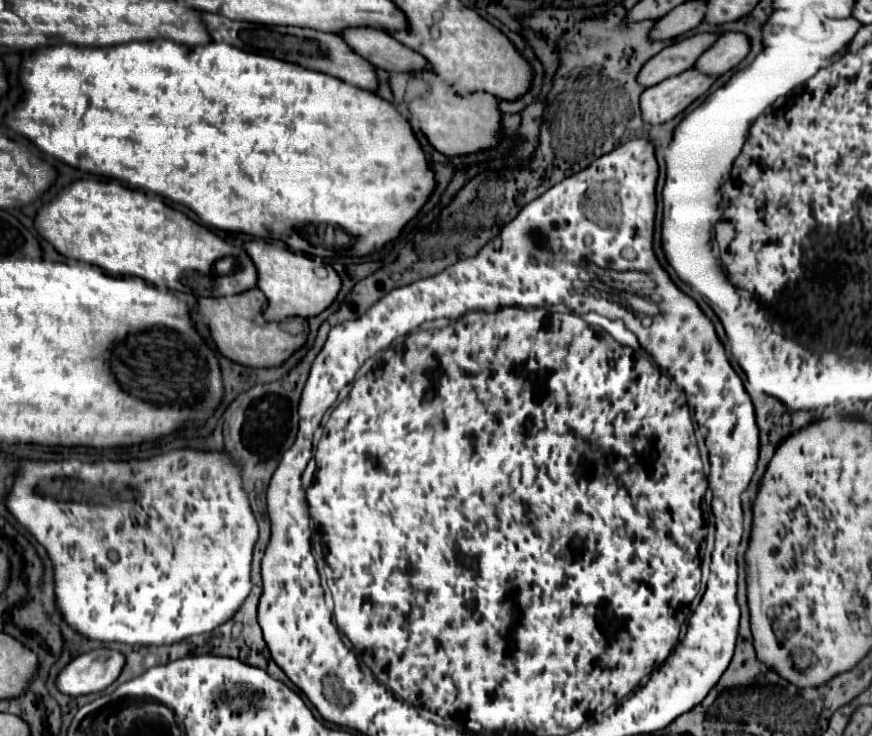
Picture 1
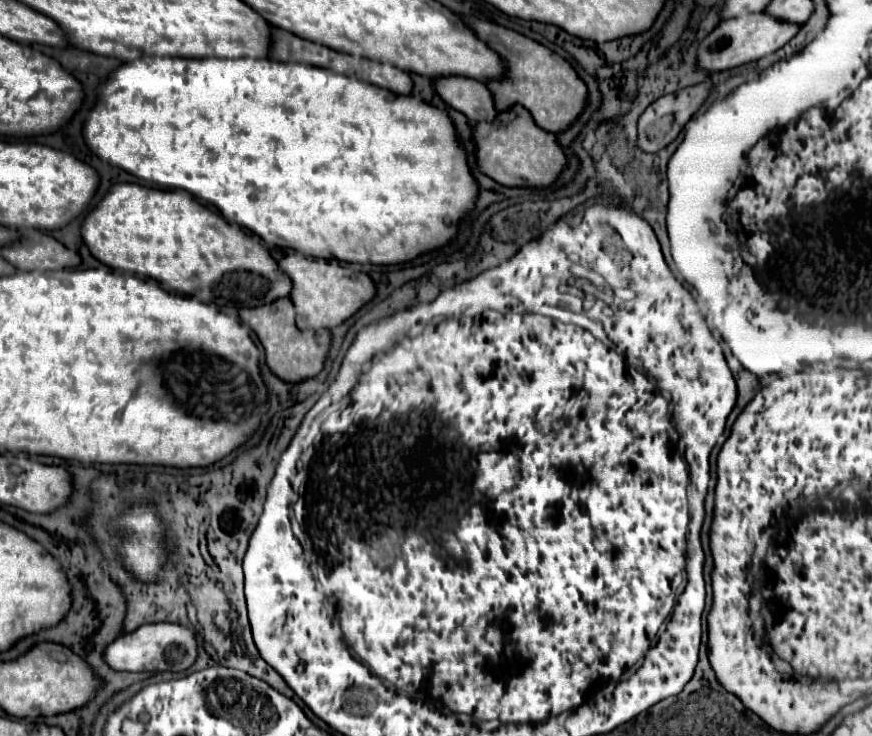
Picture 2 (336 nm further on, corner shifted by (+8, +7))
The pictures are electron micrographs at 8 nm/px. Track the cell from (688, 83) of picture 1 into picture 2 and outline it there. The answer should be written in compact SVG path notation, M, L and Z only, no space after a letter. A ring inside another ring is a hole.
M757 12L757 14L743 14L737 18L729 18L723 20L699 46L697 56L699 56L699 66L705 70L725 70L725 68L733 68L733 66L741 66L745 62L751 60L759 60L767 54L773 54L775 50L779 50L781 46L785 46L785 42L789 42L797 30L801 30L801 26L793 24L793 22L781 22L775 20L771 14L767 12Z

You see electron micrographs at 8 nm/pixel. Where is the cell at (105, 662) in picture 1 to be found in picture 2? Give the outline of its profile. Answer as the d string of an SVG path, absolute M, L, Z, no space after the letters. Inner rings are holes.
M145 624L135 632L127 632L119 636L113 644L107 646L105 660L113 670L127 672L183 672L197 660L197 638L193 638L193 630L181 624Z

